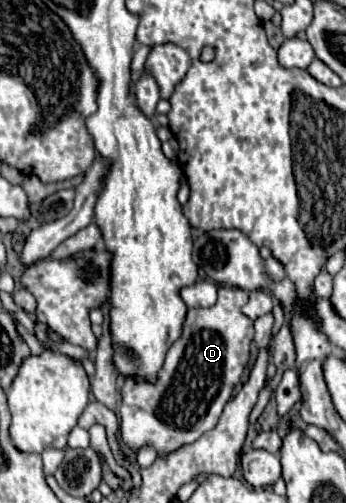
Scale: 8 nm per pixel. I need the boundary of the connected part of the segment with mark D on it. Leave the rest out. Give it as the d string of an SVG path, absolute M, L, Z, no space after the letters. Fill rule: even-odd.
M218 287L218 301L212 307L188 309L182 335L168 349L156 381L124 379L118 407L122 445L134 451L150 445L158 457L164 457L182 445L194 443L218 423L222 407L234 395L250 359L254 321L240 311L246 299L248 293L238 287Z

